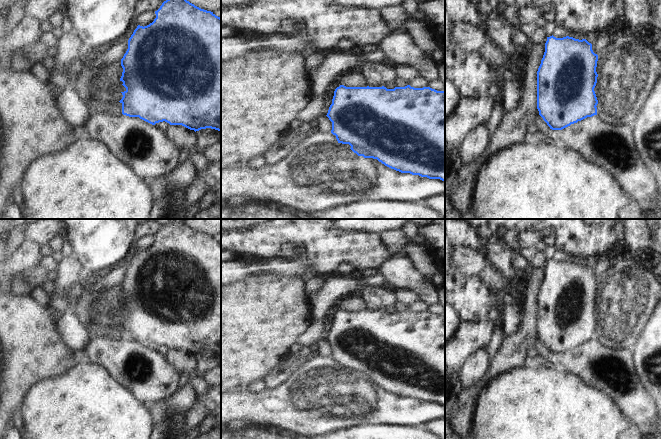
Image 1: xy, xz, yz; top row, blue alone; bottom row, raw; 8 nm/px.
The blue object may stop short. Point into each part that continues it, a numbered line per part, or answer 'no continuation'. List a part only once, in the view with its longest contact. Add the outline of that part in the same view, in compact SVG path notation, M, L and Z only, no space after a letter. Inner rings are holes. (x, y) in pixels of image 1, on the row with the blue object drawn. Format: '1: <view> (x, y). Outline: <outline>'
no continuation.

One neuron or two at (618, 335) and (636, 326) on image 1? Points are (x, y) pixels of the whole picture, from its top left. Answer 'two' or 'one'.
one

